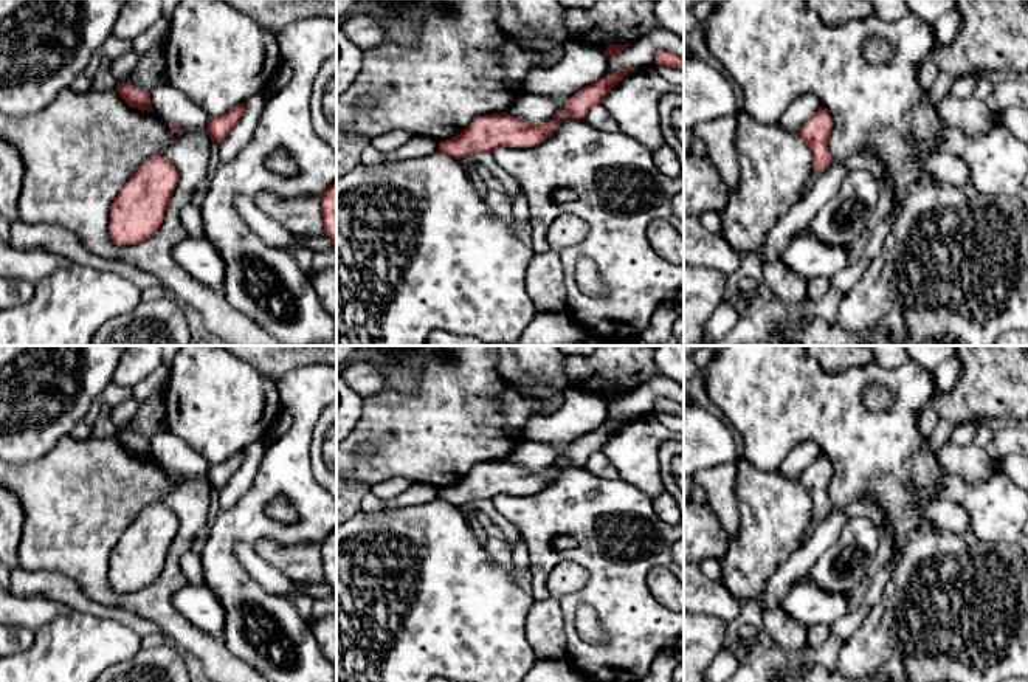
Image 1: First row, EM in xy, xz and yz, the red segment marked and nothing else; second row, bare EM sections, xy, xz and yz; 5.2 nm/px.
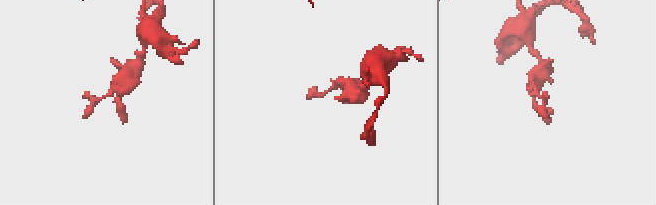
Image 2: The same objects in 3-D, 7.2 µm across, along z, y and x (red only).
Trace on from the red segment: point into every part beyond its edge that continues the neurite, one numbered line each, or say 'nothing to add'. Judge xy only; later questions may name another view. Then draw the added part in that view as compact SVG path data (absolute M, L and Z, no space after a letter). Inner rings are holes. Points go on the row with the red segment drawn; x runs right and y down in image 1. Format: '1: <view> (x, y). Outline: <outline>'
nothing to add

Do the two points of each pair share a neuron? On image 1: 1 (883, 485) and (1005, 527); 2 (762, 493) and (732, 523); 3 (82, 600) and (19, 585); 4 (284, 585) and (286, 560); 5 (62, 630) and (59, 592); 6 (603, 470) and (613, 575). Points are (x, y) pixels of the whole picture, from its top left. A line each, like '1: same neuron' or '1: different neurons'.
1: different neurons
2: different neurons
3: same neuron
4: different neurons
5: different neurons
6: different neurons

